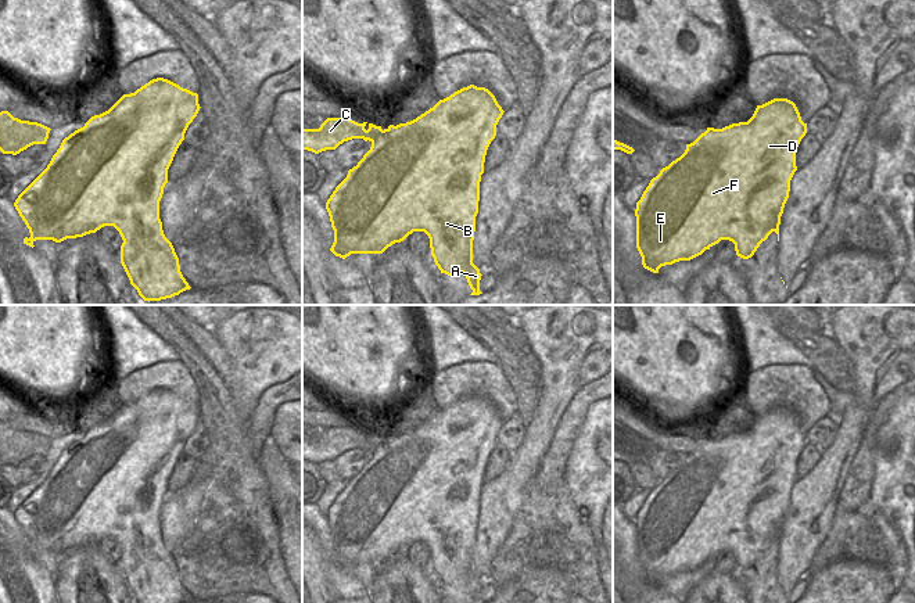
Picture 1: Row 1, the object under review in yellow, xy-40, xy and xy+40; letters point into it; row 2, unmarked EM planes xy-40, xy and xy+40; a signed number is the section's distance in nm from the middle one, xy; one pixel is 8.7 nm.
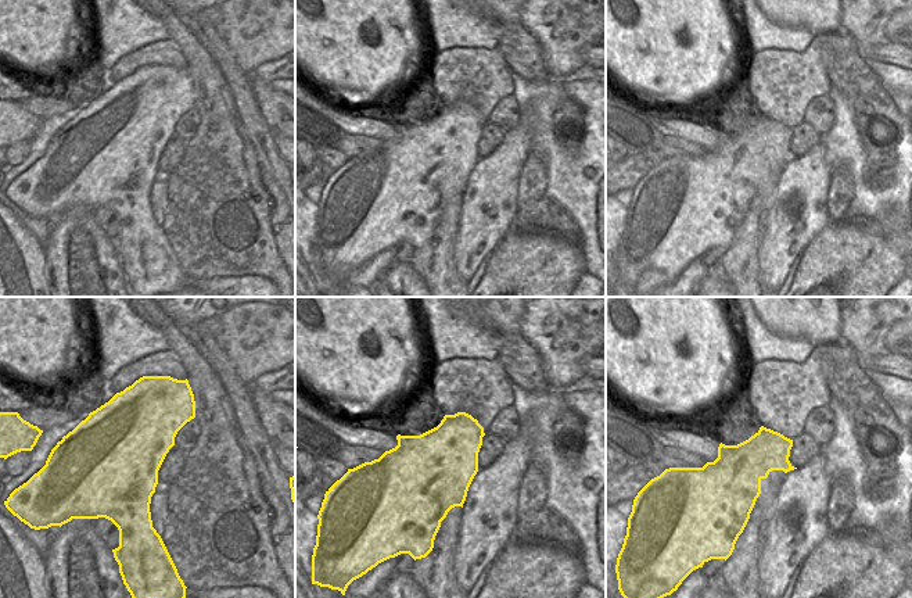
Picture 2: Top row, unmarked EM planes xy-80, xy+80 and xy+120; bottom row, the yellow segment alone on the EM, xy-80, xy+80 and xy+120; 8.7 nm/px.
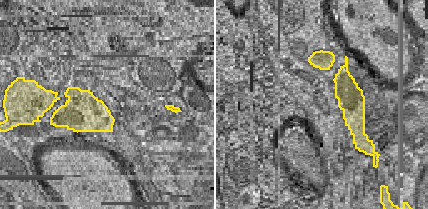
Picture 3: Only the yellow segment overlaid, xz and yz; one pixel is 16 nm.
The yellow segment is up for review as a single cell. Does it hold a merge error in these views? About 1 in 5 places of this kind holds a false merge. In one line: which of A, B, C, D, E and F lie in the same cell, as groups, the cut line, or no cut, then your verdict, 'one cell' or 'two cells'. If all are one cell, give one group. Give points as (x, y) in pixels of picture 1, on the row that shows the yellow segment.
groups A B C D E F; cut none; one cell

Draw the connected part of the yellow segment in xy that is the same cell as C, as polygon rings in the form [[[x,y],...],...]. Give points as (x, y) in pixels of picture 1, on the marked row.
[[[470,85],[439,100],[416,119],[384,130],[349,118],[327,118],[319,129],[302,129],[302,150],[315,154],[336,150],[352,139],[372,143],[326,202],[334,230],[330,251],[342,259],[351,254],[383,254],[413,231],[424,231],[441,273],[463,273],[473,290],[470,295],[482,294],[482,274],[473,263],[473,240],[485,155],[503,112],[488,89]]]

